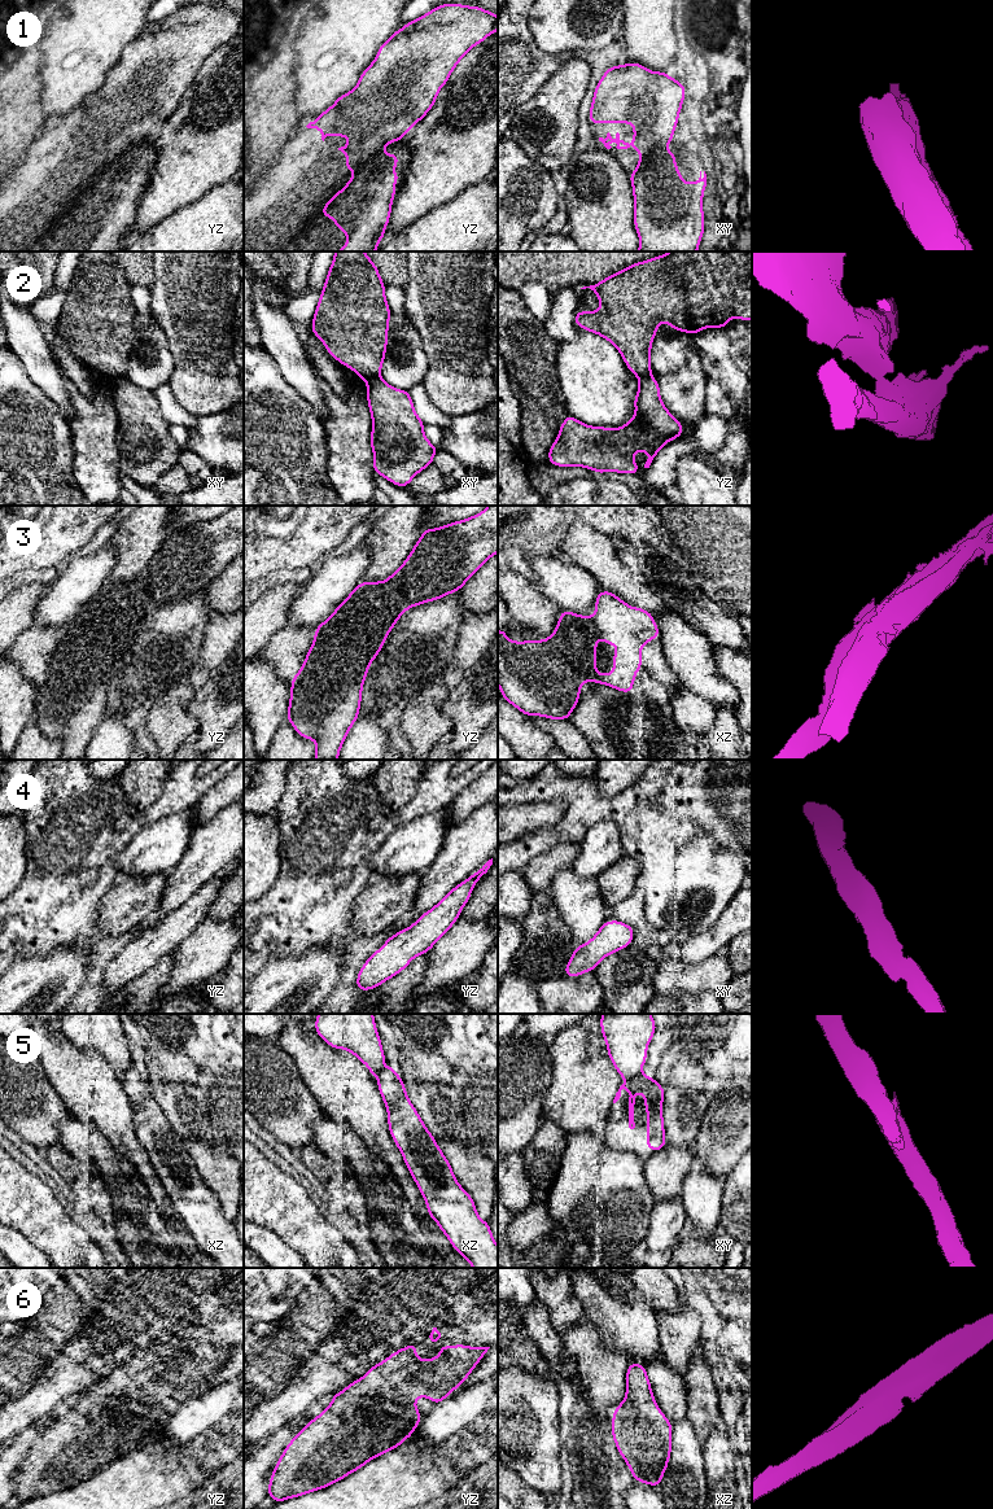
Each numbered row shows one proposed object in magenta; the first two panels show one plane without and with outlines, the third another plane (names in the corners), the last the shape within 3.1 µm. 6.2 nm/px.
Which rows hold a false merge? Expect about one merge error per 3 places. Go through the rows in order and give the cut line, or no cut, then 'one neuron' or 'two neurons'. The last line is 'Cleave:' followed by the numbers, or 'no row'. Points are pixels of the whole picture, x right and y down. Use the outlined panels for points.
1: yz (381, 151), (372, 154), (363, 166), (354, 169) | two neurons
2: xy (379, 375), (366, 380) | two neurons
3: xz (567, 617), (569, 657), (584, 674), (595, 681) | two neurons
4: no cut | one neuron
5: xz (383, 1067), (376, 1075) | two neurons
6: no cut | one neuron
Cleave: 1, 2, 3, 5

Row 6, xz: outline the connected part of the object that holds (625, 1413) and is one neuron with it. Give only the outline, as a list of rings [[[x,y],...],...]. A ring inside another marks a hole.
[[[629,1364],[626,1396],[613,1412],[612,1436],[634,1480],[660,1486],[672,1453],[672,1422],[655,1401],[644,1365]]]

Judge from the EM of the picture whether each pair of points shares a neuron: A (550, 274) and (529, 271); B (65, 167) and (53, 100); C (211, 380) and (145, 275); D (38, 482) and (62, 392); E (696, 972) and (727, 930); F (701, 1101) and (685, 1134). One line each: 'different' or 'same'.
A: same
B: different
C: different
D: different
E: different
F: same

